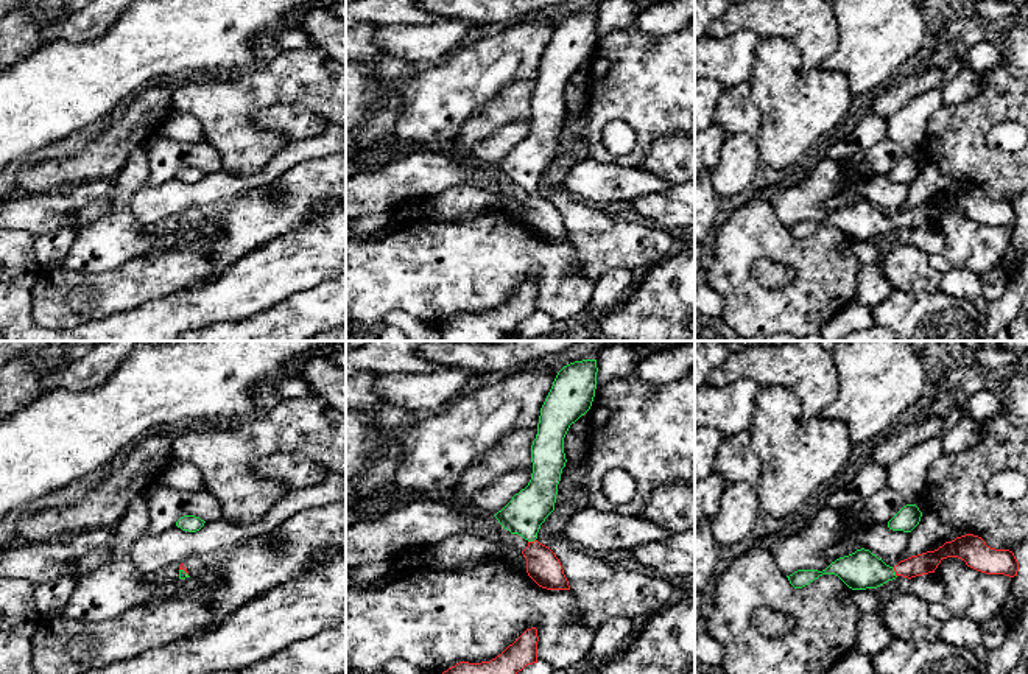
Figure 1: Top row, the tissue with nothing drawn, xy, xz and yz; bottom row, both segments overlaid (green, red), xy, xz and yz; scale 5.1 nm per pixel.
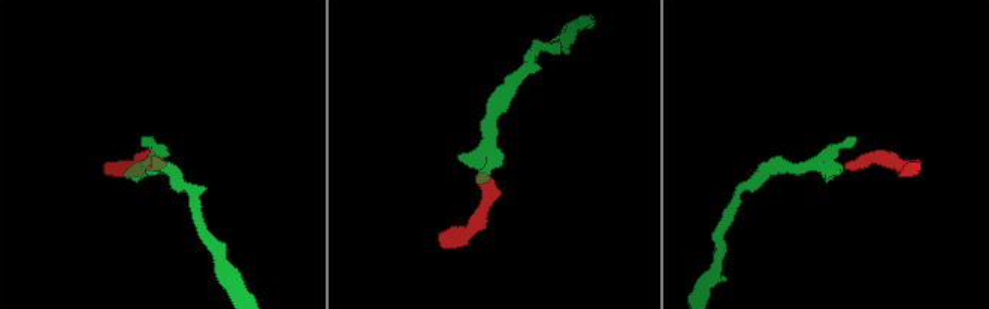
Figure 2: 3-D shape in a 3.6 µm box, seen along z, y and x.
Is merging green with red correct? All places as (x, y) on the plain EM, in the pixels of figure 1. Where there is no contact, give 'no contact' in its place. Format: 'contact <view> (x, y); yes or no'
contact yz (894, 224); yes

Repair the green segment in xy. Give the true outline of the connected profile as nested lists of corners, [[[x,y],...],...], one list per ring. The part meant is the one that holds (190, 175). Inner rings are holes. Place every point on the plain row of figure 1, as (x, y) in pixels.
[[[184,167],[176,173],[176,177],[182,182],[196,184],[204,177],[204,171],[195,167]]]

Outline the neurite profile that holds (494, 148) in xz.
[[[517,120],[502,126],[497,132],[484,137],[474,146],[475,159],[494,168],[516,145],[528,137],[531,125],[533,121]]]

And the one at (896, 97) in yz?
[[[928,64],[907,78],[899,78],[882,93],[871,97],[871,111],[888,120],[917,95],[936,87],[942,75],[944,67],[933,67]]]

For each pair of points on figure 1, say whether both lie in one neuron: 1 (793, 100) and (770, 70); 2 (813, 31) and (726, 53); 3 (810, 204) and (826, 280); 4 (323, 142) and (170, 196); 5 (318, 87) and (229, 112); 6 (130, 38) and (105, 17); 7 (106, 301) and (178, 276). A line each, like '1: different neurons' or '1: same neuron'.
1: same neuron
2: different neurons
3: different neurons
4: same neuron
5: same neuron
6: different neurons
7: same neuron

